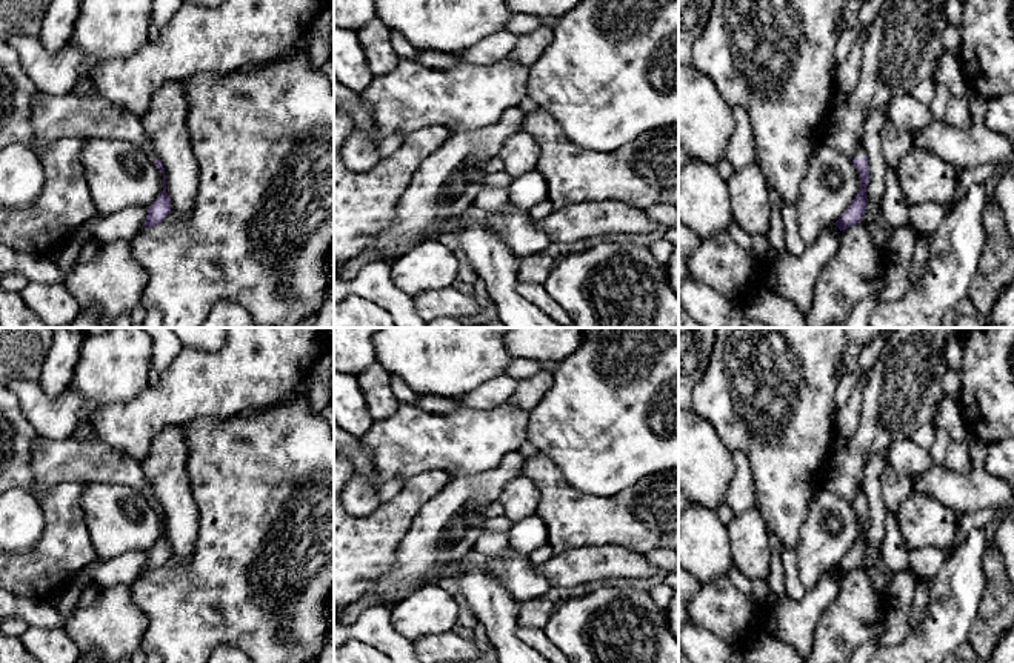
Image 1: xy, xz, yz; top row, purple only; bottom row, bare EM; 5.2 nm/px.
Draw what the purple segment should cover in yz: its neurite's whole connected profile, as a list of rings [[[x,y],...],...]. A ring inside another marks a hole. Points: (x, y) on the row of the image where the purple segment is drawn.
[[[860,148],[856,152],[852,163],[860,175],[860,189],[848,209],[834,223],[840,231],[845,231],[854,225],[860,225],[868,205],[866,186],[869,183],[869,169],[865,148]]]

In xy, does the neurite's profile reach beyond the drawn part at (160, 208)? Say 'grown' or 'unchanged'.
grown

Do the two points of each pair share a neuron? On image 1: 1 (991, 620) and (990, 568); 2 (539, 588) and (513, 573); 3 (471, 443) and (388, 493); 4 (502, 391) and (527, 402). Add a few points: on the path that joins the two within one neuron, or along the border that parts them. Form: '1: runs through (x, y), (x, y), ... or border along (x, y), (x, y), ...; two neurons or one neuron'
1: runs through (991, 608), (991, 580); one neuron
2: runs through (533, 585), (525, 583), (519, 577); one neuron
3: border along (405, 480), (385, 480), (377, 489), (379, 500); two neurons
4: border along (517, 380), (505, 402); two neurons

